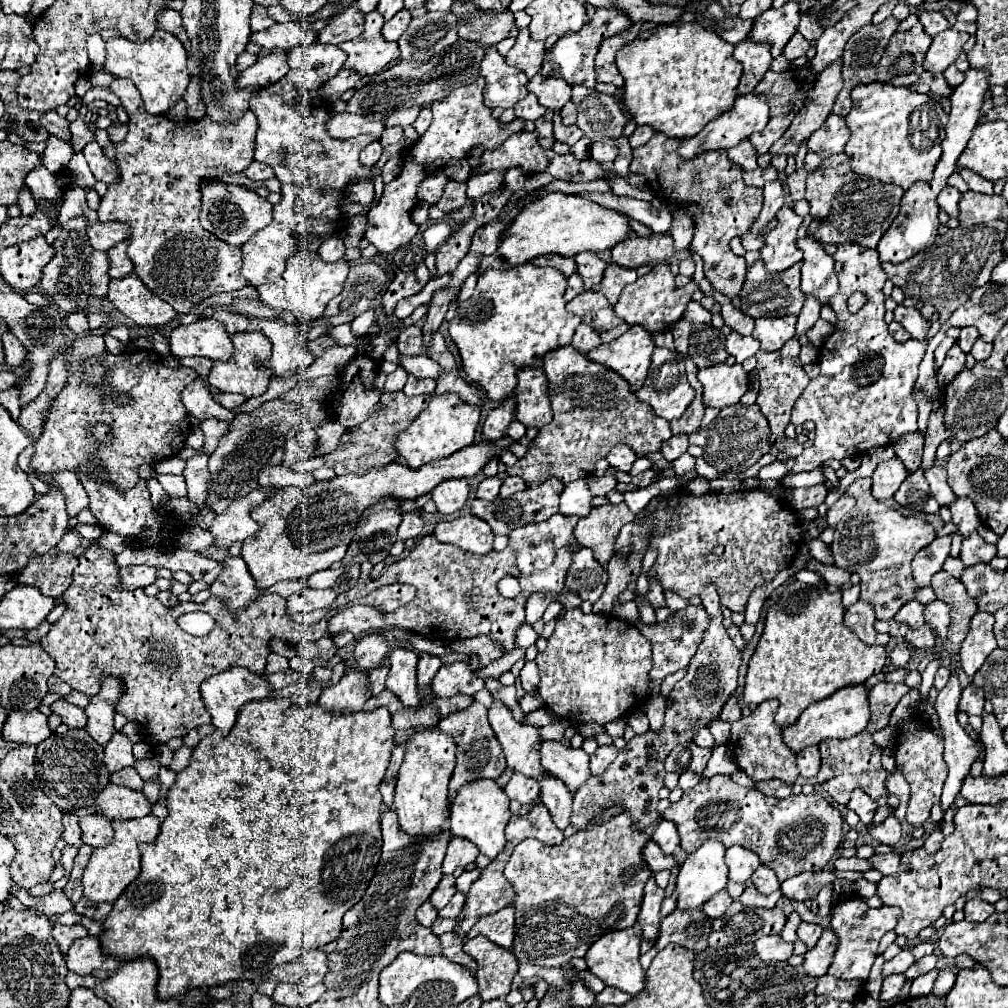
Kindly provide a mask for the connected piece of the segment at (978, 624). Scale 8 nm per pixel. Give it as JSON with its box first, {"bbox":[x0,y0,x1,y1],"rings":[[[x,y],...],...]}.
{"bbox":[961,613,997,677],"rings":[[[975,613],[971,619],[971,629],[967,639],[961,643],[961,667],[963,671],[973,677],[979,667],[985,663],[985,657],[997,647],[997,641],[993,637],[993,615],[991,613]]]}

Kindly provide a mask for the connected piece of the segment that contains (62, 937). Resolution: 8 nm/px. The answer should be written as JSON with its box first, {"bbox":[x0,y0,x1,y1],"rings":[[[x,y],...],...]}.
{"bbox":[53,925,87,955],"rings":[[[53,925],[53,939],[57,941],[57,945],[59,945],[59,951],[63,953],[63,955],[67,955],[67,951],[69,951],[69,947],[77,941],[77,939],[81,939],[81,937],[85,937],[87,935],[87,929],[83,927],[83,925],[71,925],[71,927],[67,927],[67,925]]]}

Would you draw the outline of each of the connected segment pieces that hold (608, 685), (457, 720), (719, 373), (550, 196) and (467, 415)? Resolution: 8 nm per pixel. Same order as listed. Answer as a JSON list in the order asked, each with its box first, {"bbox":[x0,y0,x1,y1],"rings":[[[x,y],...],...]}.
[{"bbox":[535,609,651,725],"rings":[[[581,609],[561,611],[547,649],[537,655],[535,663],[541,673],[539,695],[549,711],[567,721],[605,725],[629,709],[637,711],[649,699],[651,643],[635,625],[613,615],[585,615]]]},{"bbox":[439,701,507,805],"rings":[[[475,701],[469,709],[457,711],[457,713],[451,713],[451,715],[443,717],[439,727],[445,733],[453,735],[453,739],[457,743],[457,767],[455,767],[451,783],[449,783],[449,805],[453,803],[457,791],[463,785],[479,781],[479,779],[493,779],[493,781],[497,781],[503,775],[503,771],[507,769],[507,761],[505,761],[503,747],[497,741],[491,725],[487,721],[487,707],[483,707],[481,703]]]},{"bbox":[697,363,749,409],"rings":[[[719,363],[713,367],[699,369],[697,379],[703,383],[703,401],[707,407],[723,409],[739,403],[749,389],[749,375],[739,363]]]},{"bbox":[497,193,629,267],"rings":[[[547,193],[537,201],[531,201],[521,209],[521,215],[509,223],[503,231],[497,257],[507,263],[507,267],[519,267],[535,257],[541,255],[561,255],[561,257],[575,257],[581,251],[607,251],[613,249],[615,243],[623,241],[629,235],[627,217],[605,209],[581,195],[565,195],[565,193]]]},{"bbox":[397,395,481,469],"rings":[[[435,395],[429,407],[397,437],[397,451],[407,459],[407,465],[411,469],[419,469],[435,459],[443,459],[453,455],[455,451],[471,445],[475,441],[477,425],[479,425],[481,409],[469,405],[467,401],[461,401],[461,397],[451,395]]]}]

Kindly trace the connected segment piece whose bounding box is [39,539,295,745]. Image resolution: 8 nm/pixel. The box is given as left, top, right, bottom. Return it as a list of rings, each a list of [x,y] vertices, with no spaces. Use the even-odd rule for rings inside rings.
[[[95,539],[95,541],[91,543],[91,547],[79,557],[79,565],[77,565],[77,569],[75,569],[75,573],[73,573],[73,583],[71,583],[69,589],[61,595],[61,601],[65,603],[67,611],[65,611],[63,617],[51,627],[51,631],[49,631],[47,635],[41,637],[39,643],[41,643],[41,647],[43,647],[43,649],[53,657],[53,661],[55,661],[55,675],[61,677],[65,683],[69,683],[73,689],[85,693],[87,697],[93,697],[95,693],[99,693],[99,689],[101,689],[101,677],[109,675],[109,677],[119,677],[119,679],[123,679],[125,691],[123,691],[121,699],[117,701],[117,713],[125,715],[127,721],[139,723],[139,725],[143,727],[143,731],[145,731],[147,735],[153,737],[153,739],[145,739],[145,741],[151,743],[151,745],[165,745],[165,743],[167,743],[169,739],[173,739],[173,737],[185,737],[191,729],[195,729],[195,727],[199,727],[199,725],[203,725],[203,723],[211,723],[211,717],[209,717],[209,713],[207,713],[207,709],[205,709],[205,705],[203,705],[203,701],[201,701],[201,695],[199,695],[199,685],[201,685],[201,681],[205,681],[205,679],[211,677],[211,675],[223,673],[223,671],[227,671],[227,669],[231,669],[231,667],[245,667],[245,669],[249,669],[251,673],[259,673],[259,675],[261,675],[261,673],[265,673],[265,661],[267,661],[267,655],[269,655],[269,641],[271,641],[273,637],[287,639],[287,641],[295,641],[295,623],[287,617],[287,613],[285,613],[285,599],[279,597],[279,595],[261,595],[261,597],[255,599],[251,605],[241,607],[241,609],[229,609],[229,607],[227,607],[219,597],[215,597],[215,595],[211,595],[205,603],[193,603],[193,601],[189,601],[189,603],[177,603],[175,607],[165,607],[157,597],[147,597],[147,595],[143,593],[143,589],[135,589],[135,591],[123,589],[123,587],[121,587],[121,581],[119,581],[119,567],[117,567],[115,561],[113,561],[113,553],[109,553],[109,551],[105,551],[105,549],[101,549],[101,547],[97,547],[95,543],[97,543],[97,539]],[[189,611],[203,611],[203,613],[213,615],[213,619],[215,619],[215,629],[213,629],[209,635],[205,635],[205,637],[193,637],[193,635],[181,631],[181,627],[179,627],[177,621],[175,621],[175,615],[183,615],[183,613],[189,613]]]

